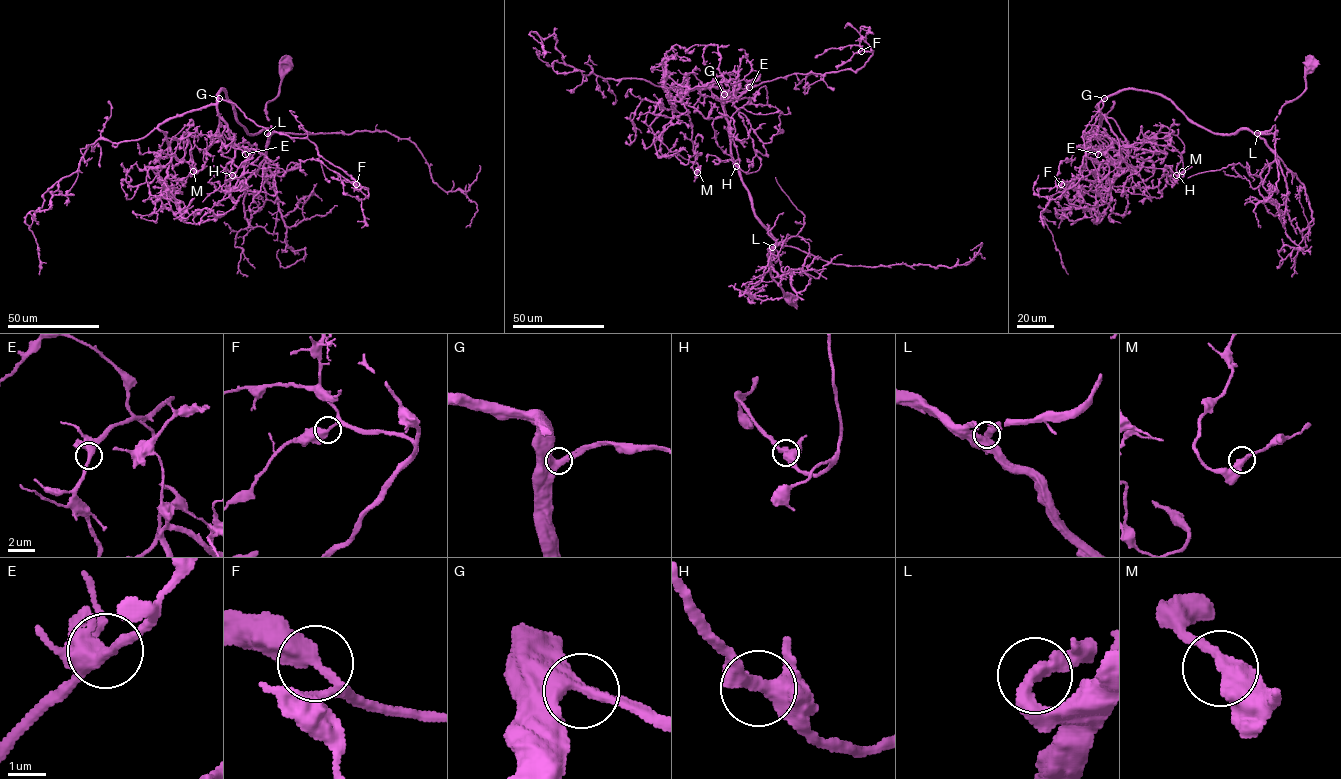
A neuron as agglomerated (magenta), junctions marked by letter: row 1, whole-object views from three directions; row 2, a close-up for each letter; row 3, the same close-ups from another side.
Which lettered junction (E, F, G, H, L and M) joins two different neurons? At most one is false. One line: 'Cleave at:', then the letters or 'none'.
Cleave at: none

